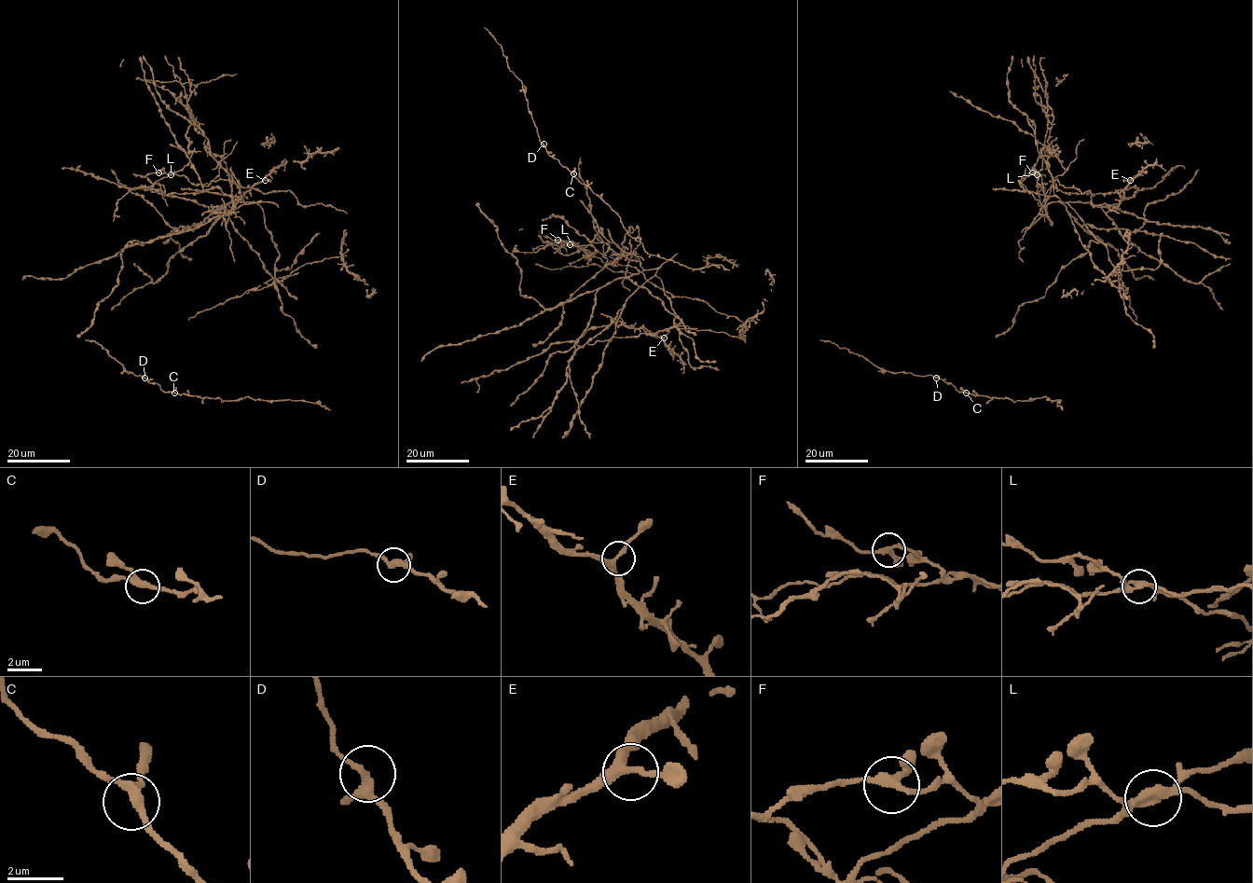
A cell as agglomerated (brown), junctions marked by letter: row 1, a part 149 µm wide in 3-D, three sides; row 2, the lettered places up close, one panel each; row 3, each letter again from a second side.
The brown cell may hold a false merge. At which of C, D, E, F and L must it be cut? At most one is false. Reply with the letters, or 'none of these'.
L

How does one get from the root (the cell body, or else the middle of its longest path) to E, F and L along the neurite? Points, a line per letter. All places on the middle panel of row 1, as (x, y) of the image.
E: (559, 302), (656, 269), (627, 299), (620, 316), (627, 326), (644, 327), (664, 338)
F: (559, 302), (642, 269), (600, 227), (569, 255), (544, 242), (577, 242), (590, 261), (589, 251), (557, 240)
L: (559, 302), (642, 270), (600, 227), (569, 255), (544, 242), (577, 242), (590, 261), (589, 251), (570, 244)

